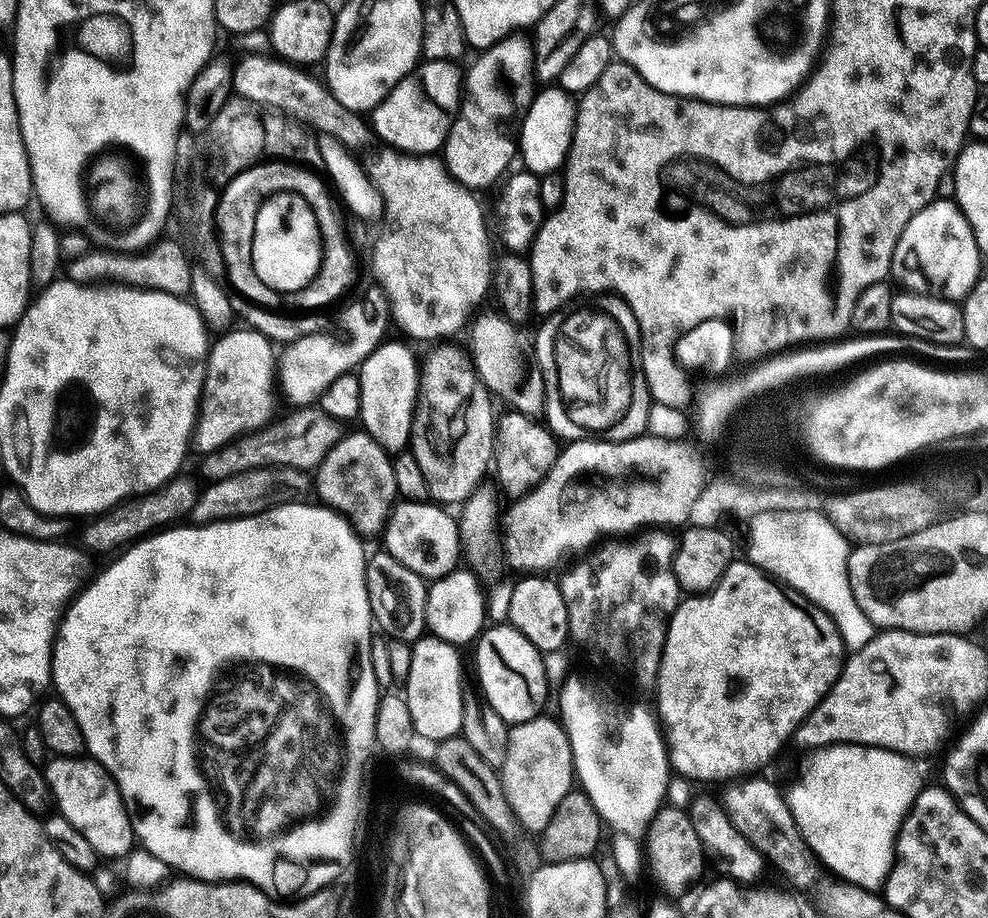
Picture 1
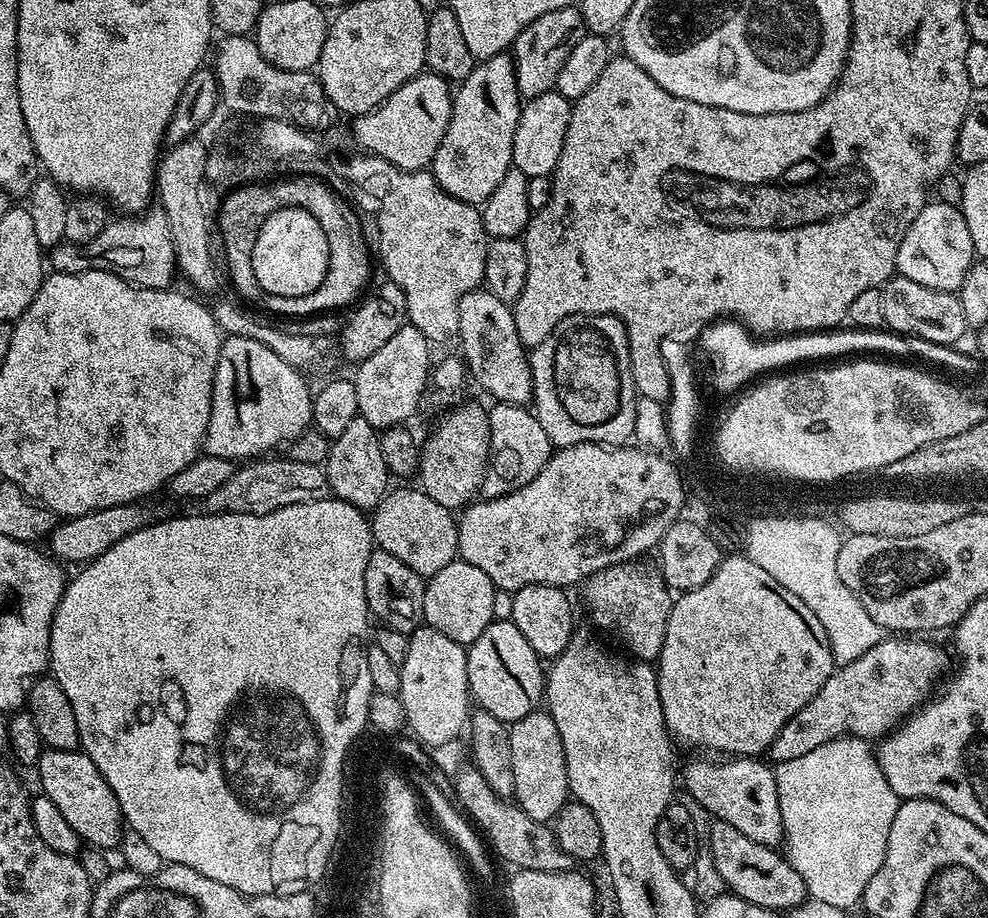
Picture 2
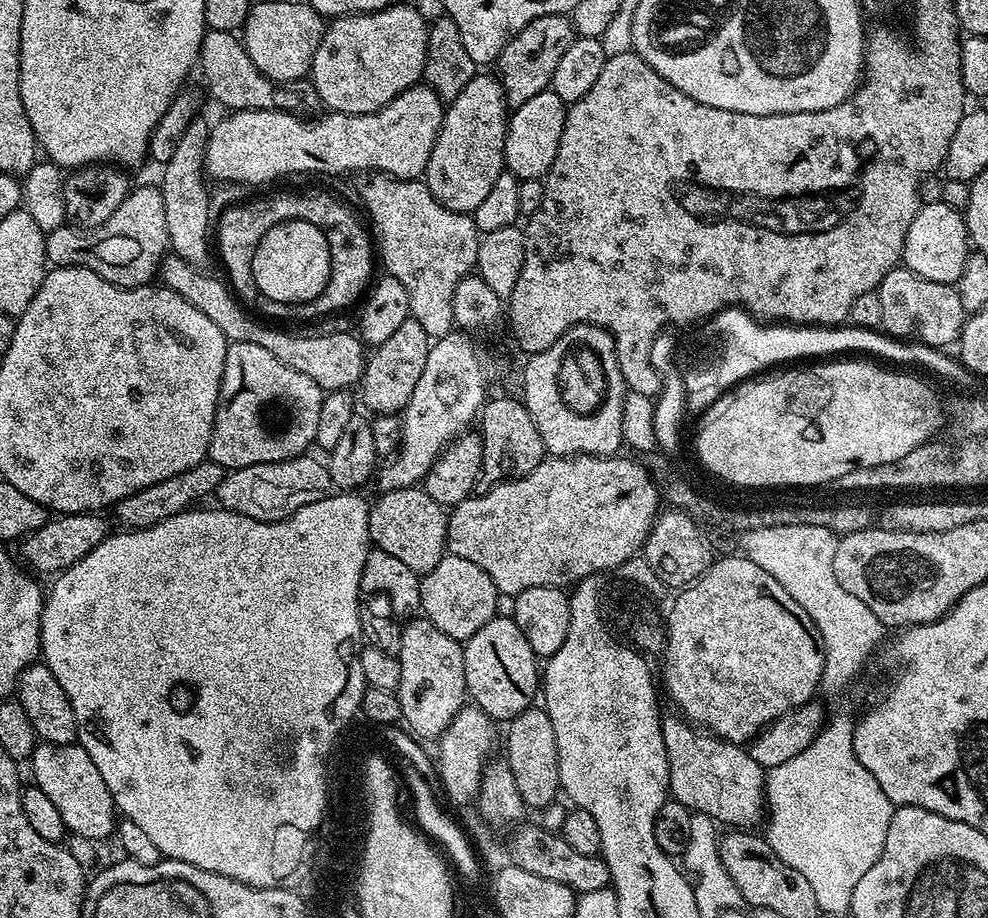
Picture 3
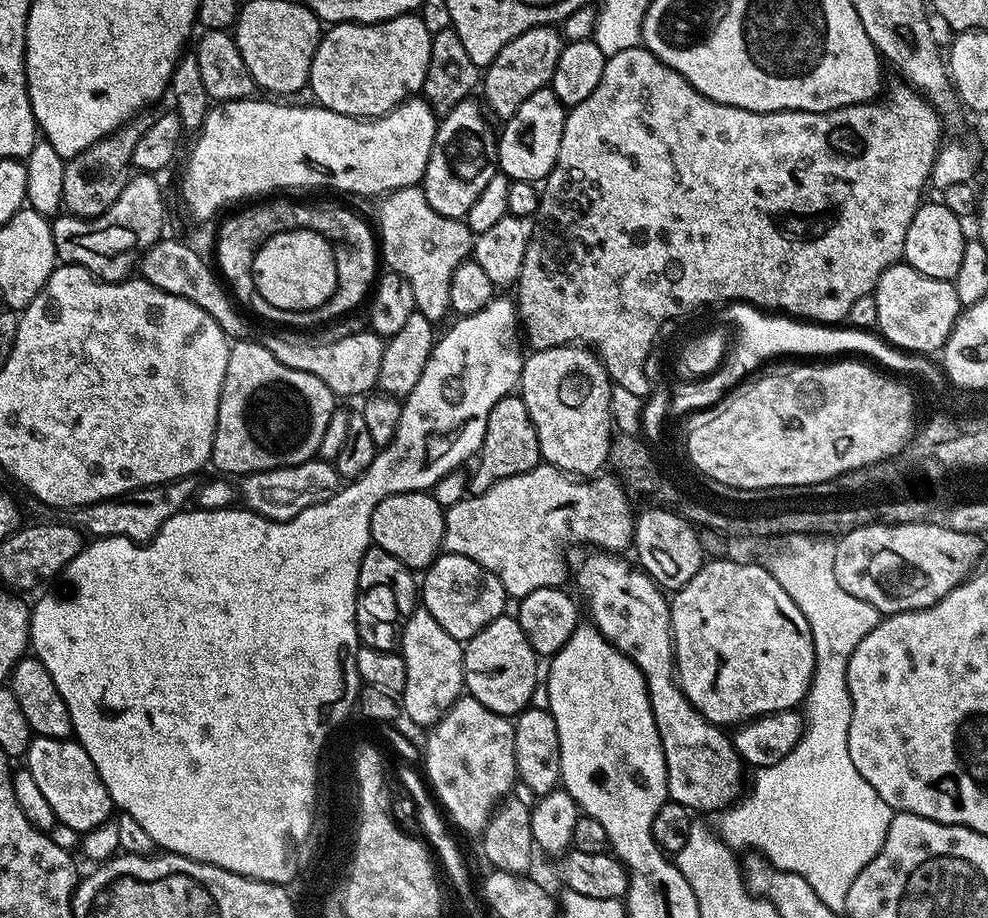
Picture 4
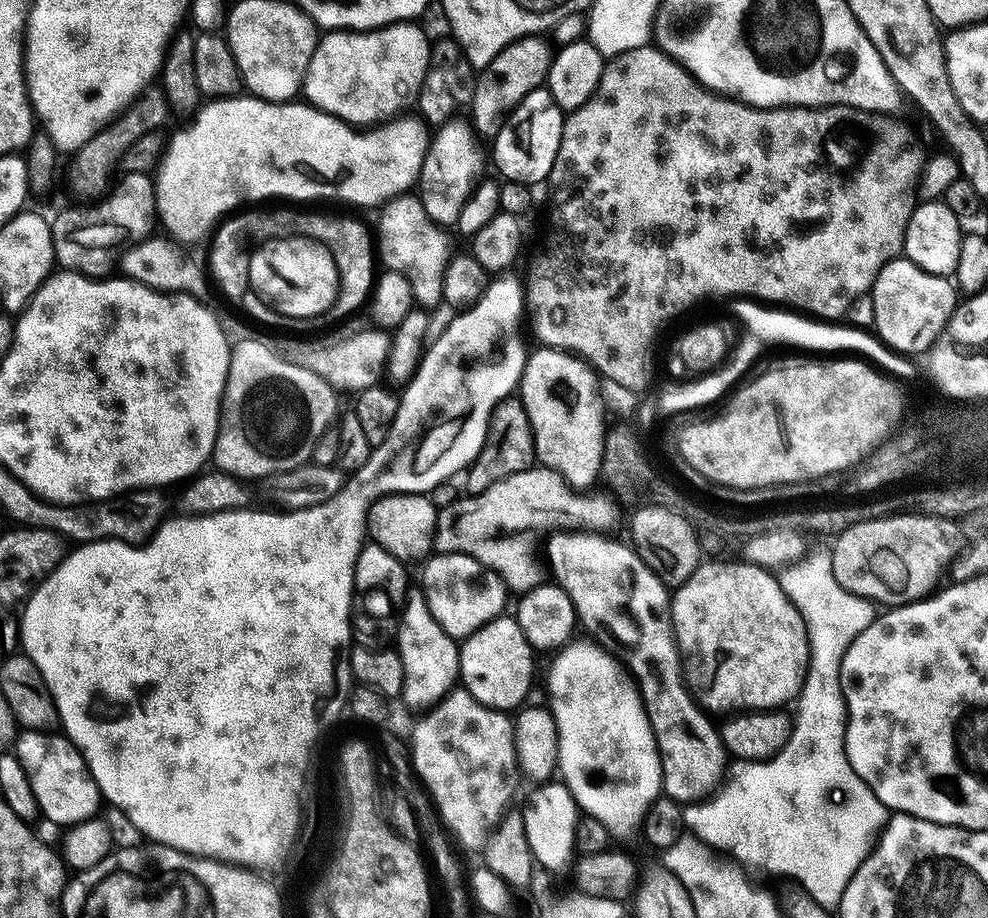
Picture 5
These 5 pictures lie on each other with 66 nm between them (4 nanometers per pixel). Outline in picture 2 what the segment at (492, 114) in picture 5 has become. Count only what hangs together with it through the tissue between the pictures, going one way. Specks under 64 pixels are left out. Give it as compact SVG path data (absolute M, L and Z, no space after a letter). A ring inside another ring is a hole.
M576 6L550 10L542 14L542 18L534 18L534 22L530 22L530 26L518 34L516 43L510 49L510 55L516 62L518 90L525 101L555 89L558 70L562 70L562 62L566 62L570 50L578 46L584 35L586 35L584 19L579 7Z

